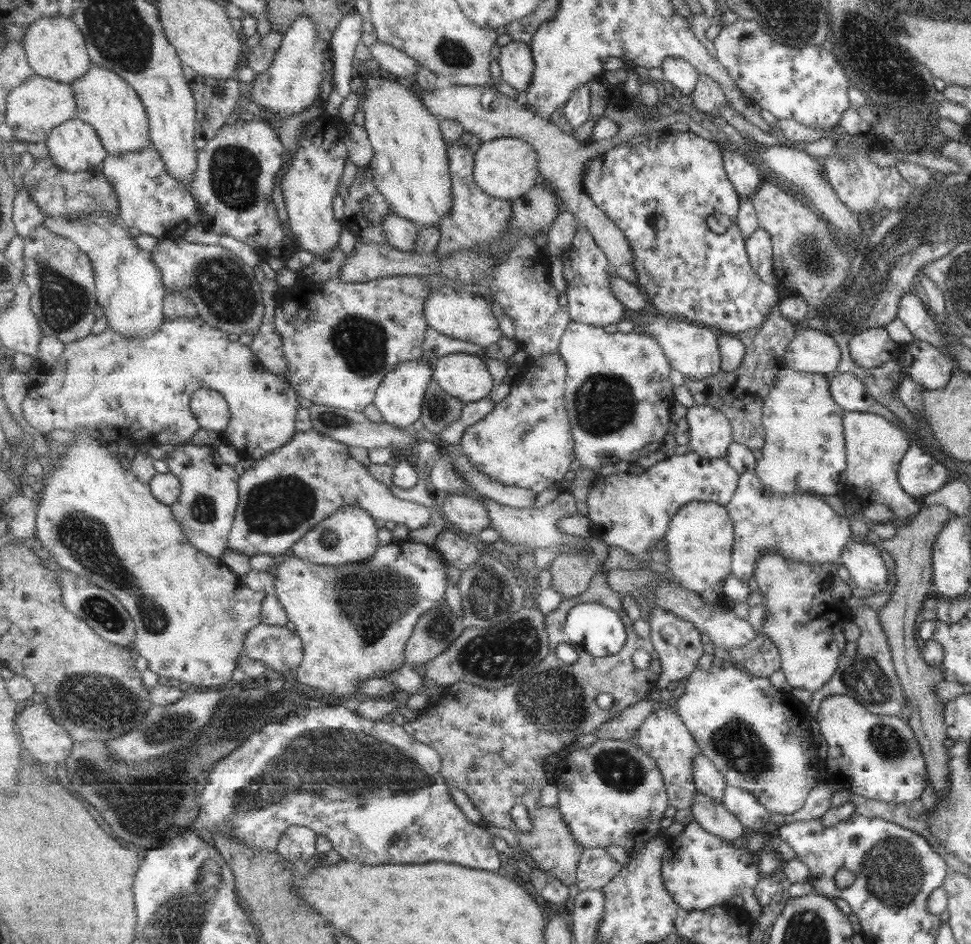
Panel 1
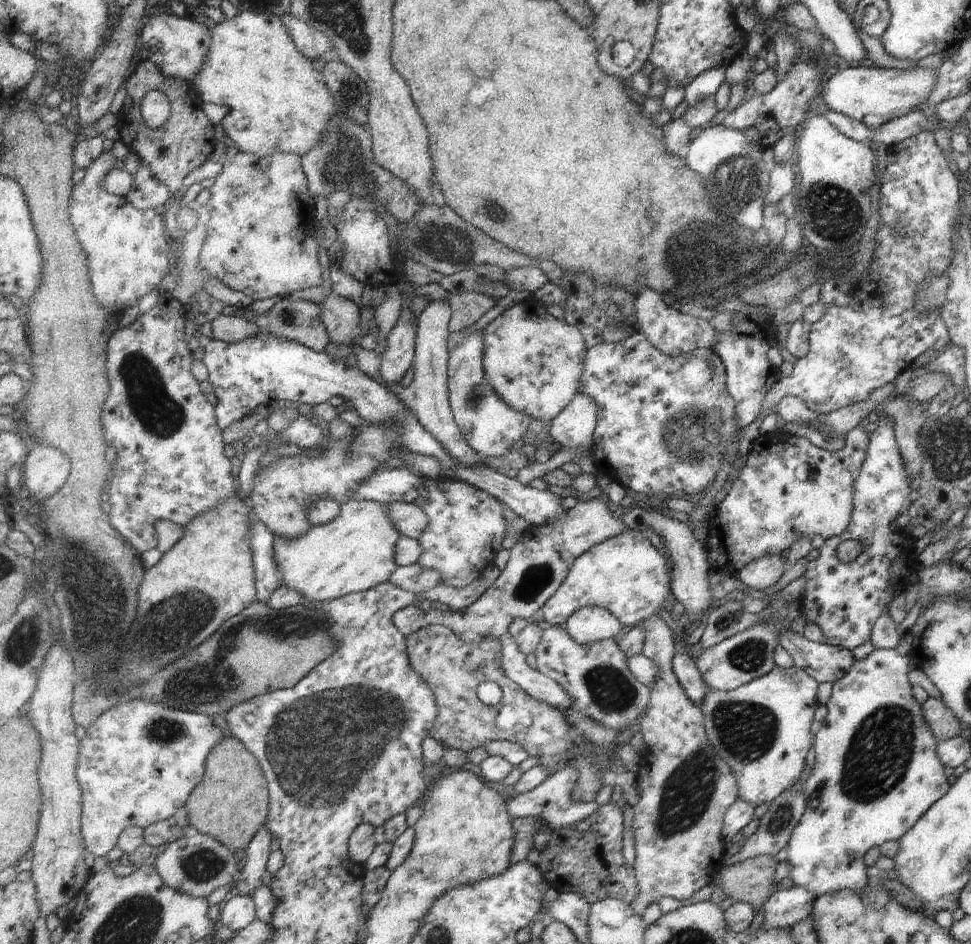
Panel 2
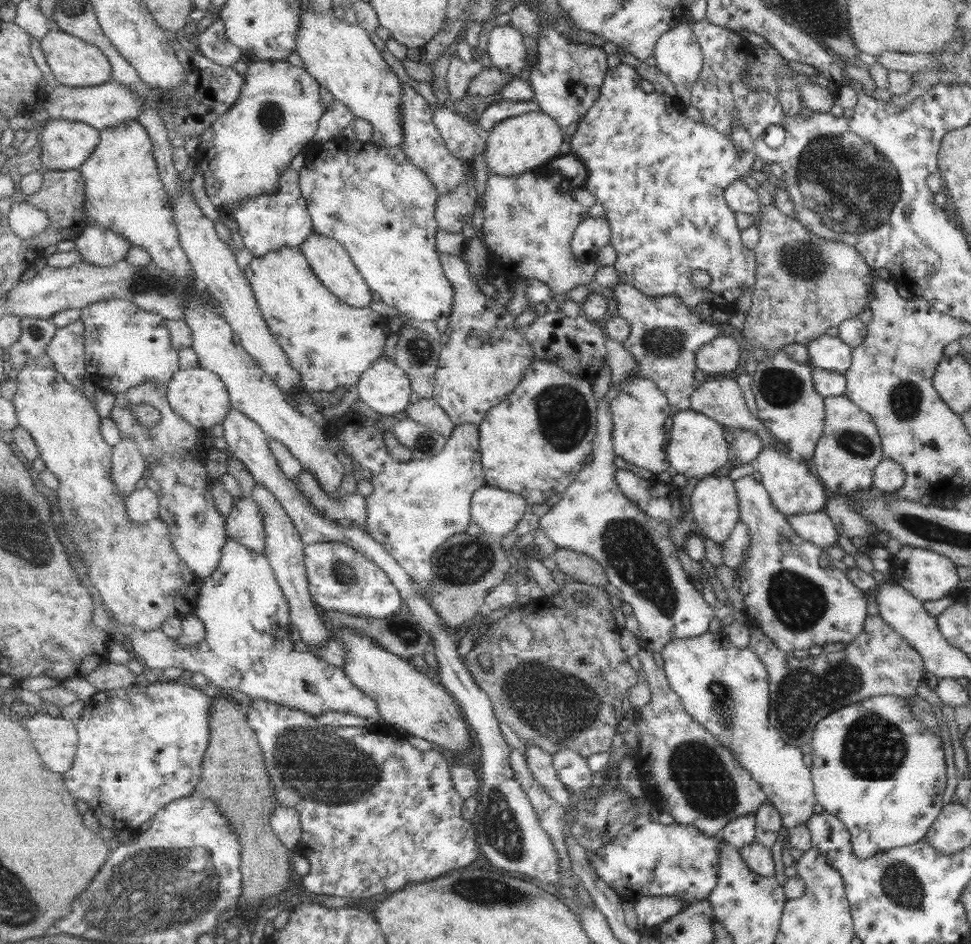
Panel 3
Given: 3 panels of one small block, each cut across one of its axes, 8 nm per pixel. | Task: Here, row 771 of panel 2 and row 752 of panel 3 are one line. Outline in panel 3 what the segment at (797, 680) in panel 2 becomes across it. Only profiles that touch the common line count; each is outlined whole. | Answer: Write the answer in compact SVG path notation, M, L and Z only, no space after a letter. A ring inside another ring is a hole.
M707 630L691 639L678 639L670 643L664 649L662 659L671 688L681 697L686 712L703 726L703 729L711 732L711 736L715 736L715 740L725 746L735 756L735 760L750 772L750 776L779 813L782 826L788 830L795 825L804 825L816 804L809 767L801 761L799 747L783 742L774 726L768 722L767 673L759 658L747 648L735 648L722 633L711 633Z

